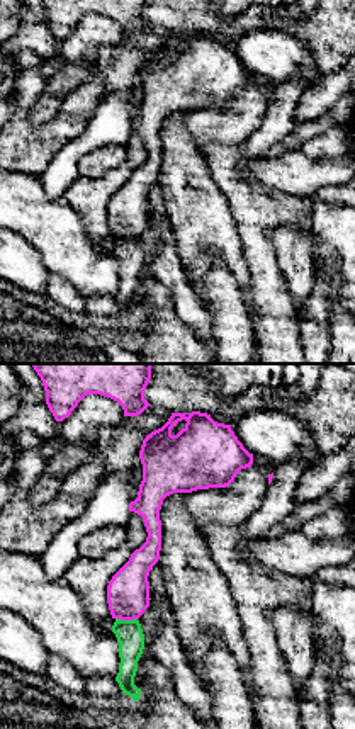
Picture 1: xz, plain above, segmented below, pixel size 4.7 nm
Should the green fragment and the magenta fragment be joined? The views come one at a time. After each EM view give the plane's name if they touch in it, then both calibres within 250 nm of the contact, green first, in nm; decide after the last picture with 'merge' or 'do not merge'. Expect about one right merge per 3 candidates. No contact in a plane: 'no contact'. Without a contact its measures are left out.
contact in xz; calibres 130 and 200 nm

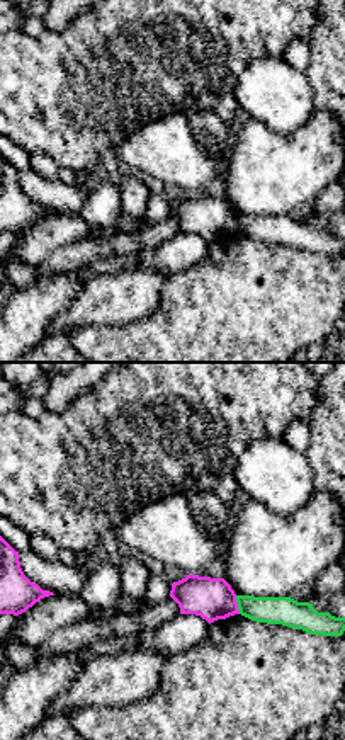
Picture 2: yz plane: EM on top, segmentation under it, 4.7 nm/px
contact in yz; calibres 140 and 200 nm

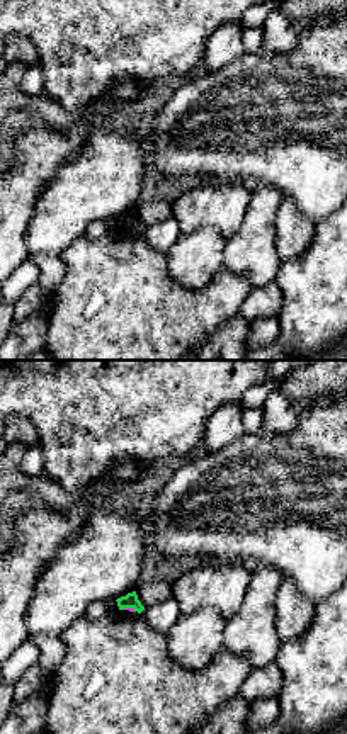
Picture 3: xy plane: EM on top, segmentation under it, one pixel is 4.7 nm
contact in xy; calibres 70 and 20 nm

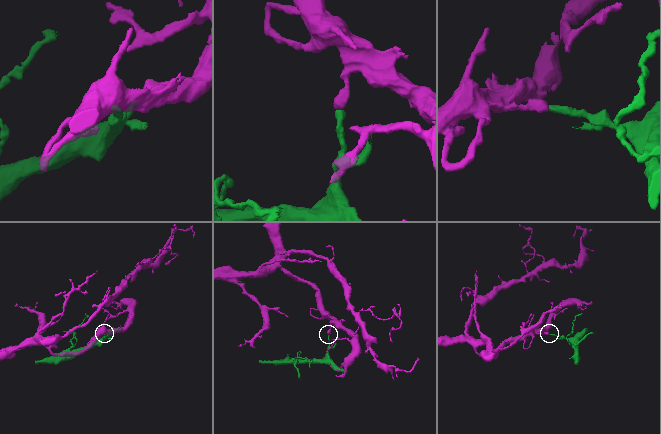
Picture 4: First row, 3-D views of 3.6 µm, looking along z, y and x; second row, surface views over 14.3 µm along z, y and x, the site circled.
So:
do not merge

